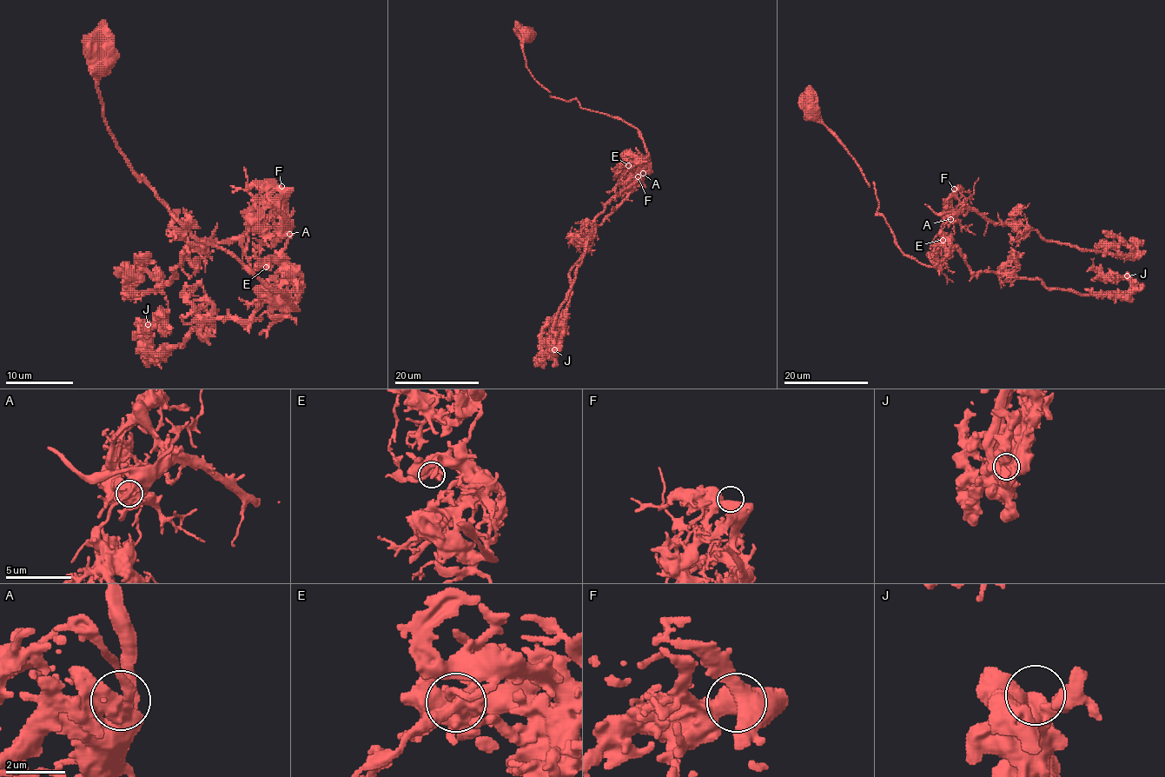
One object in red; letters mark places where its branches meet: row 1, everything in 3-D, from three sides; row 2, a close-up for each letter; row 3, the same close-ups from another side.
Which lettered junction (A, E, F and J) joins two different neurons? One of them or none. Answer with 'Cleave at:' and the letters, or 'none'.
Cleave at: A

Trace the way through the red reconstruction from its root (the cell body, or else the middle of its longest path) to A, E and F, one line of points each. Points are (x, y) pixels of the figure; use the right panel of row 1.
A: (807, 98), (865, 182), (874, 185), (877, 212), (908, 256), (933, 266), (942, 229), (951, 219)
E: (807, 98), (865, 182), (874, 185), (877, 212), (899, 249), (933, 266), (943, 240)
F: (807, 98), (874, 185), (877, 212), (908, 256), (937, 262), (942, 229), (962, 208), (954, 189)

